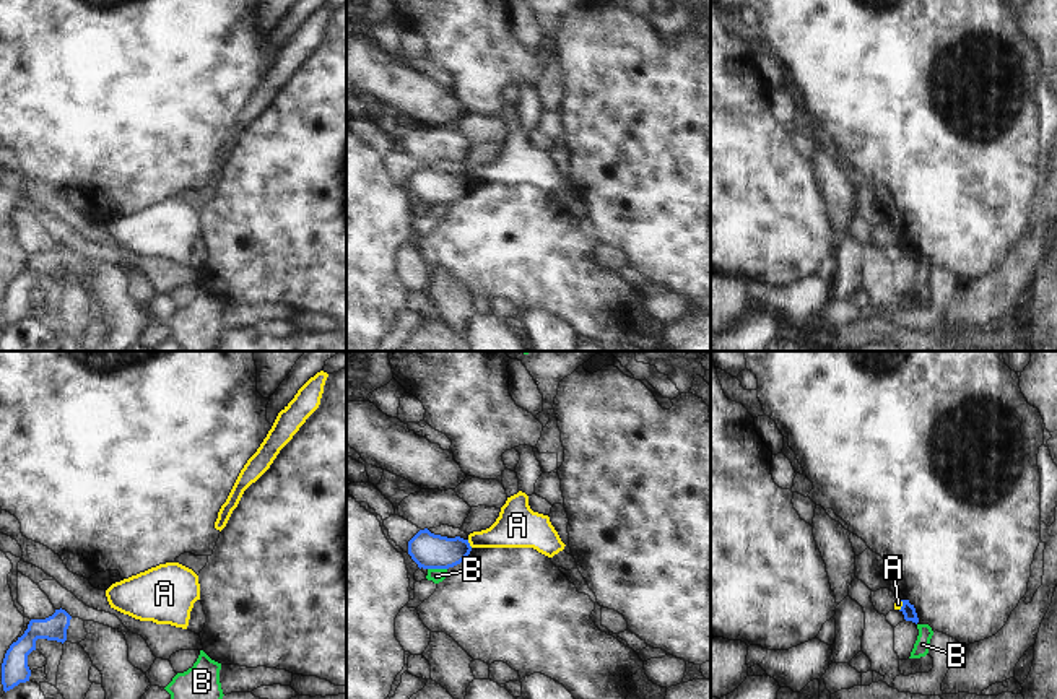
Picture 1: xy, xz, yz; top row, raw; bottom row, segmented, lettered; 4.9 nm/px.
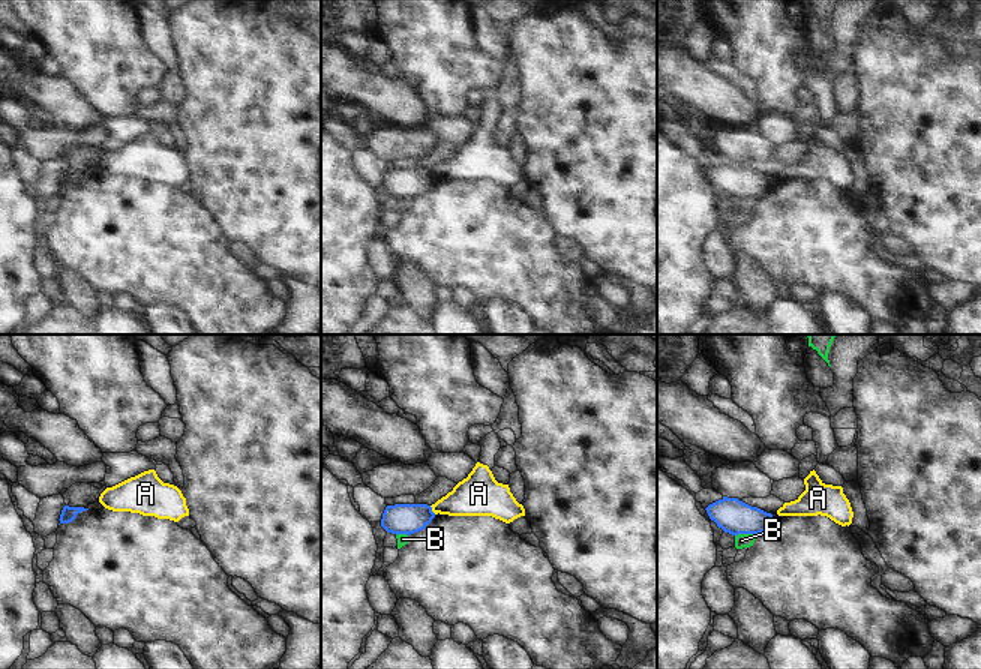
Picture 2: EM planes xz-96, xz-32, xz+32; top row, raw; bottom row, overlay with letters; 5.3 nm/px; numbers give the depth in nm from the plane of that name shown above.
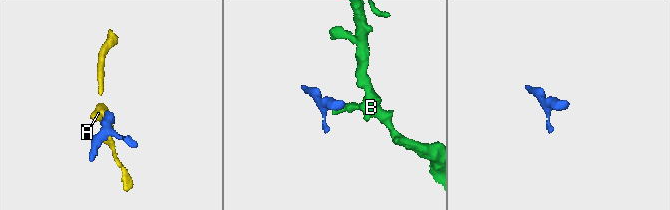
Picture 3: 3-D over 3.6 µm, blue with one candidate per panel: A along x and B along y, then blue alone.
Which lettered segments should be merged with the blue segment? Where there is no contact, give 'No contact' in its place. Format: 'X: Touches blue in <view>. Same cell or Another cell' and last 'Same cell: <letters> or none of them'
A: Touches blue in xz. Another cell
B: Touches blue in xz. Another cell
Same cell: none of them

